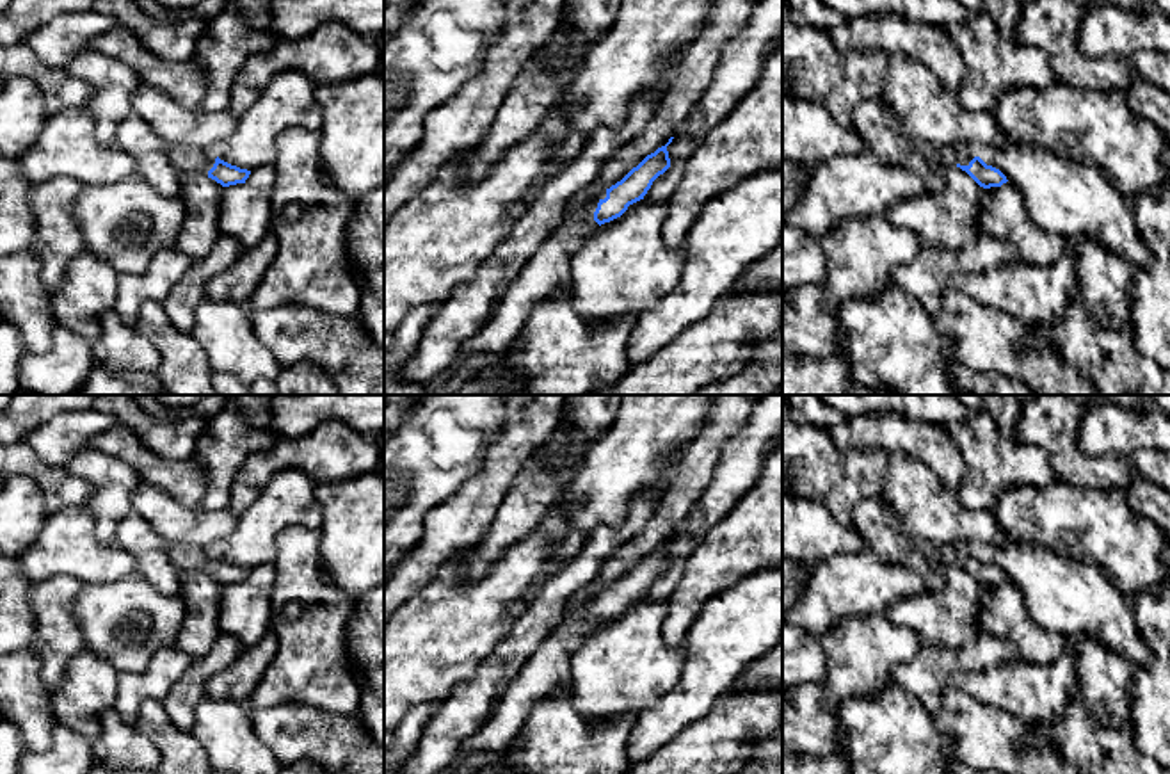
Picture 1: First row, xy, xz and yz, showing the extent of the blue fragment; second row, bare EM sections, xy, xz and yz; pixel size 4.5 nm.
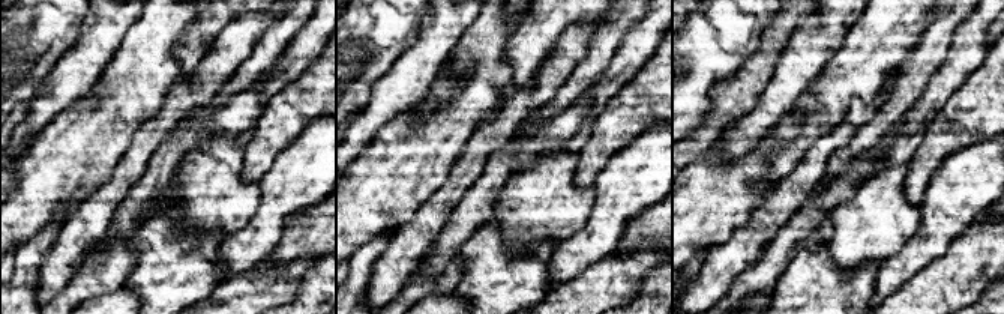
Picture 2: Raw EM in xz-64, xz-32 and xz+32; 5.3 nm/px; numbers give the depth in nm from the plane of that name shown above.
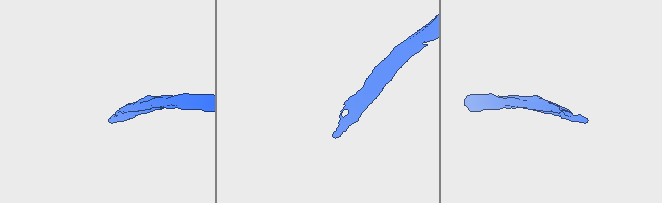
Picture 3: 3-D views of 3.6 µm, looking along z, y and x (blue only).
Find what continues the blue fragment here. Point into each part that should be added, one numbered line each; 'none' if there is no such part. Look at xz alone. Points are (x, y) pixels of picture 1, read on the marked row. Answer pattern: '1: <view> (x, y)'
1: xz (548, 271)

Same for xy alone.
1: xy (184, 159)

